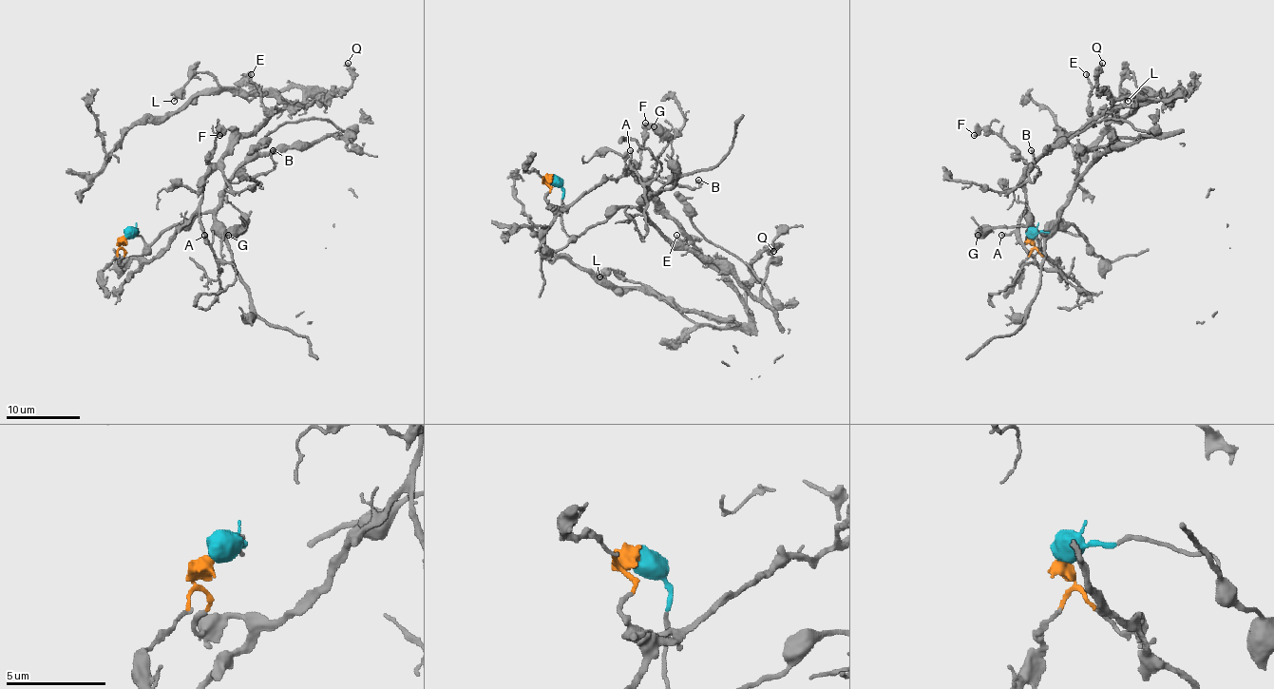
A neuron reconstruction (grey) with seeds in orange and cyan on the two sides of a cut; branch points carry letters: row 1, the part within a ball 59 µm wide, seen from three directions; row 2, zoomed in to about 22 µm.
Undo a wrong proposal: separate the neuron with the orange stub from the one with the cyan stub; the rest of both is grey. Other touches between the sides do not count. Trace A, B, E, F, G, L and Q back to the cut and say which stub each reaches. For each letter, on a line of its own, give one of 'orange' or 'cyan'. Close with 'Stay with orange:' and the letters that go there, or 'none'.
A: orange
B: orange
E: orange
F: orange
G: cyan
L: orange
Q: orange
Stay with orange: A, B, E, F, L, Q

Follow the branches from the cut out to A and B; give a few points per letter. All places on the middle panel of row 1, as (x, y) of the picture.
A: (552, 180), (546, 200), (560, 207), (570, 207), (592, 188), (621, 176), (629, 162), (629, 150)
B: (552, 180), (546, 200), (560, 207), (570, 207), (607, 180), (629, 172), (694, 188), (699, 186), (699, 180)

